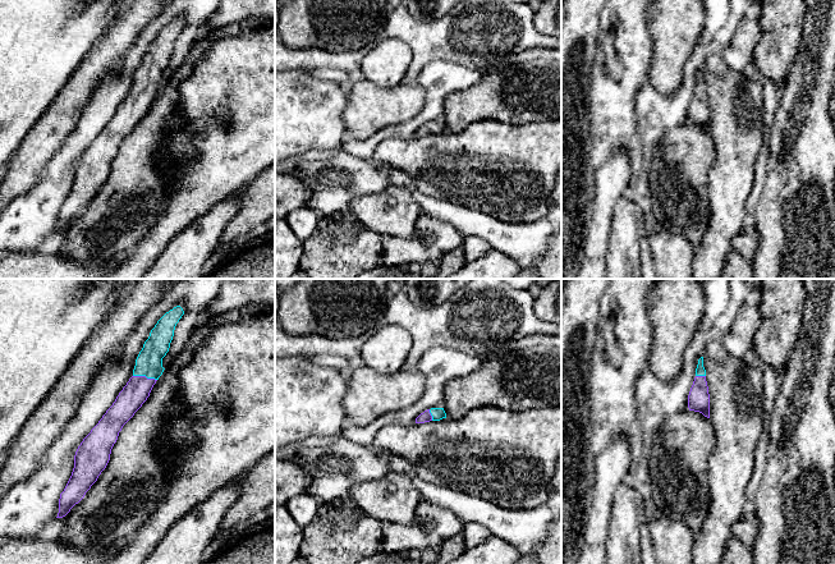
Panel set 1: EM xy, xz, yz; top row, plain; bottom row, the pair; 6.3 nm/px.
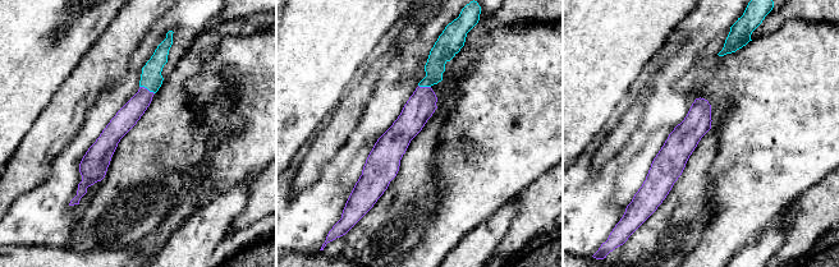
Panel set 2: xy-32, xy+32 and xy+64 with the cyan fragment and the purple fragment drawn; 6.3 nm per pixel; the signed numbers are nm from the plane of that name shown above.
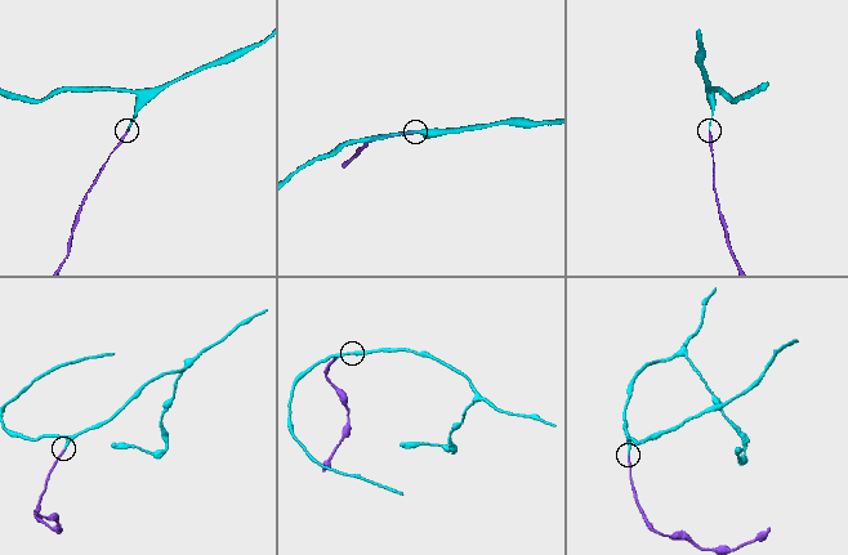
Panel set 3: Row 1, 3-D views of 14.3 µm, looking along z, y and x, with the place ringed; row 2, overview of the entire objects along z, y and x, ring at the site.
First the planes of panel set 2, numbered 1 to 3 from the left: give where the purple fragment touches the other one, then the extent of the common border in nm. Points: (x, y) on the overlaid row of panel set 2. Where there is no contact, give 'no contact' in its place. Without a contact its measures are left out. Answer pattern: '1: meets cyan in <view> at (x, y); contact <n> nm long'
1: meets cyan in xy-32 at (147, 88); contact 110 nm long
2: meets cyan in xy+32 at (425, 86); contact 80 nm long
3: no contact

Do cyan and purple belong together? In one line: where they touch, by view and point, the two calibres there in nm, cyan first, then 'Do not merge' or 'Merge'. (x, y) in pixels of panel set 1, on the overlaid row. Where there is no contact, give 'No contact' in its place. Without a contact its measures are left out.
Touches cyan at xy (145, 375). Thickness 170 nm (cyan) against 160 nm. Merge

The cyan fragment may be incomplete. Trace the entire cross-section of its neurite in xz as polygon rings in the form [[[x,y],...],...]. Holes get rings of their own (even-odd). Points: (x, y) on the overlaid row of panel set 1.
[[[431,408],[431,409],[427,409],[423,413],[421,413],[416,418],[416,423],[425,423],[425,422],[430,422],[430,421],[440,421],[442,418],[446,418],[446,413],[445,413],[444,408]]]

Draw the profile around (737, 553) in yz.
[[[733,535],[728,540],[728,545],[720,564],[753,564],[752,547],[744,545]]]

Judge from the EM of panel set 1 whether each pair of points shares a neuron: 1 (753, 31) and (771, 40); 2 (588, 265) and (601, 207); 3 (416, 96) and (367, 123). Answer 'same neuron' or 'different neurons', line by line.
1: different neurons
2: same neuron
3: same neuron

